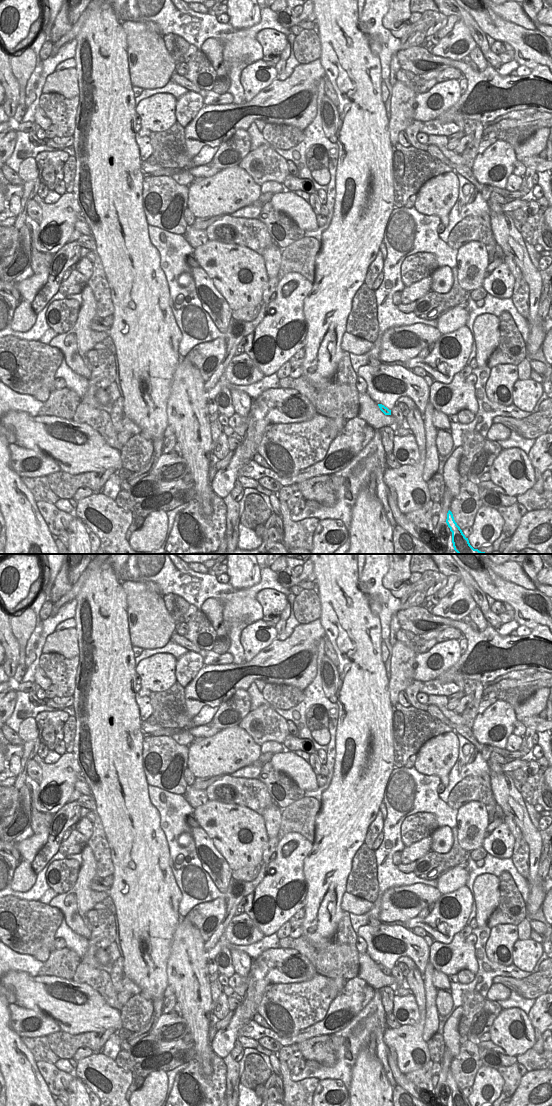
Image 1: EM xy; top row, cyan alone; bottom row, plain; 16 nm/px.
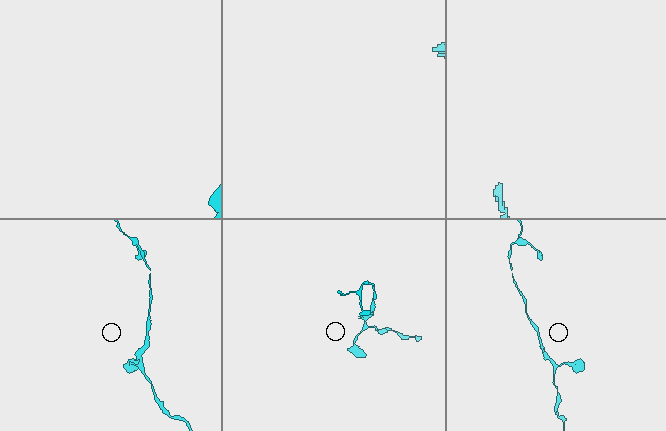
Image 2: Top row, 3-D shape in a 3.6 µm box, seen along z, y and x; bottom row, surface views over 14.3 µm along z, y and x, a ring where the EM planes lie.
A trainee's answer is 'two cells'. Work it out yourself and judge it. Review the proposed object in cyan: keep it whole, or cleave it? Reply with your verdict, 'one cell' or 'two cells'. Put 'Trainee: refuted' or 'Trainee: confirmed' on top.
Trainee: refuted
one cell

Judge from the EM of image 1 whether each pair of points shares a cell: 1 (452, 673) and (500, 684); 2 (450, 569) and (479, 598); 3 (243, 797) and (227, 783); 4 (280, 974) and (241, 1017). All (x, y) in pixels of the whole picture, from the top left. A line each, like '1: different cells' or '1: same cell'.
1: different cells
2: same cell
3: same cell
4: same cell

